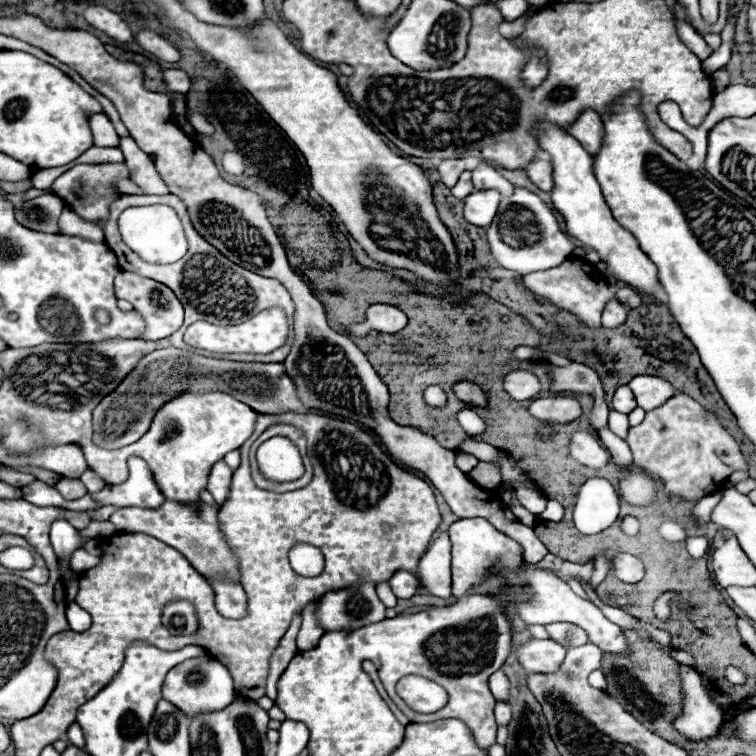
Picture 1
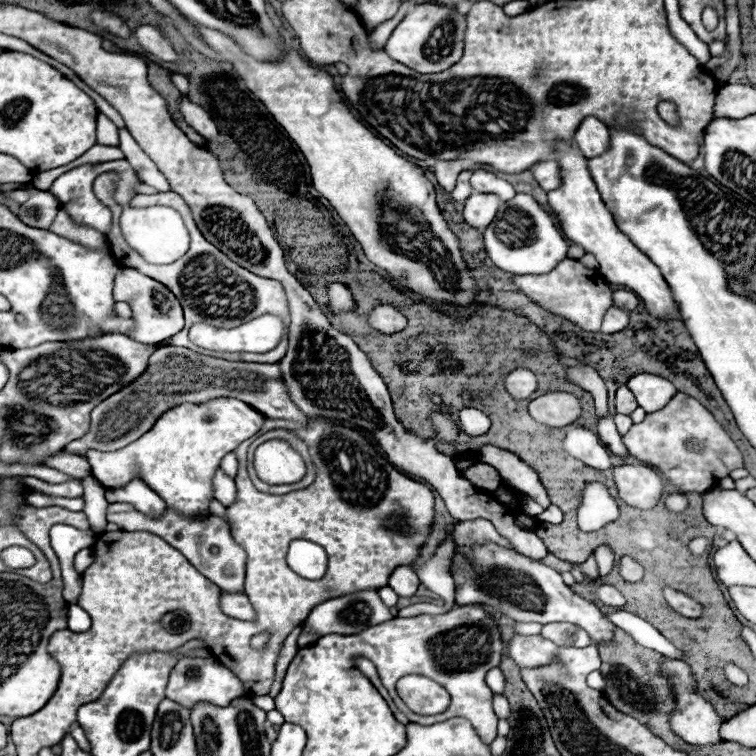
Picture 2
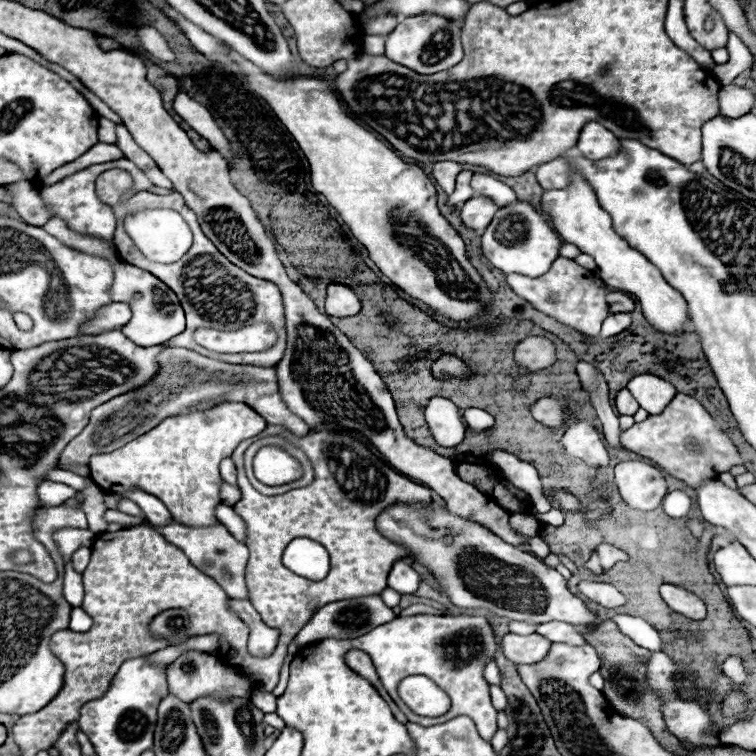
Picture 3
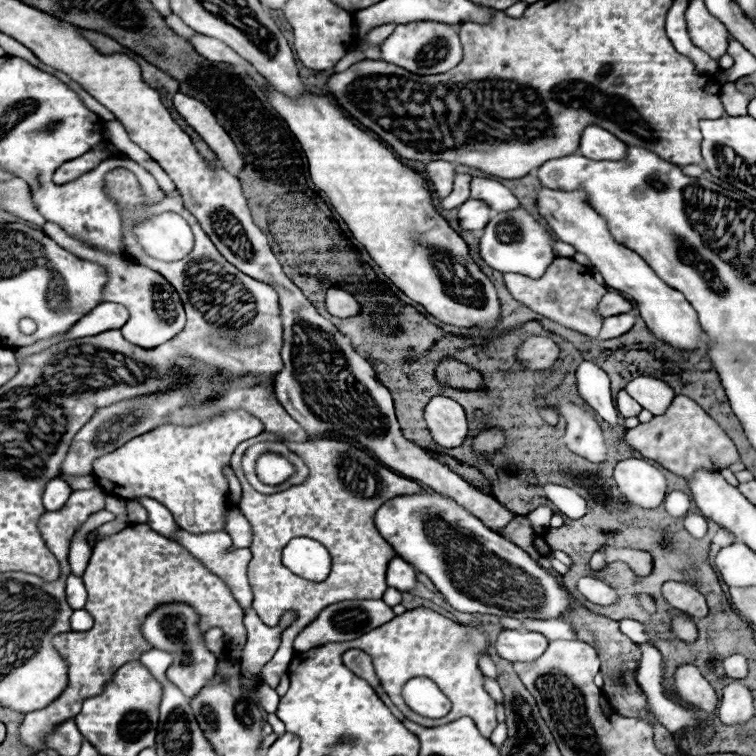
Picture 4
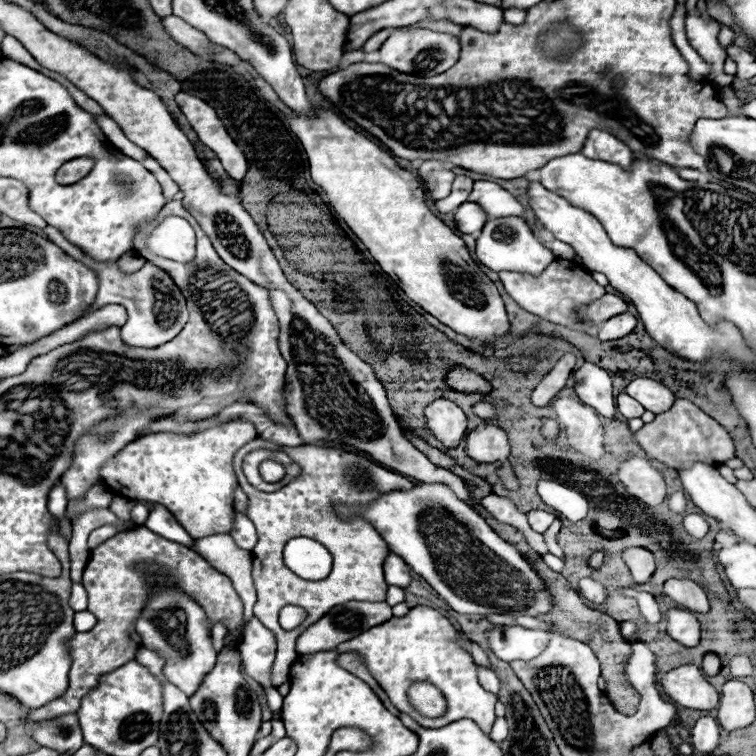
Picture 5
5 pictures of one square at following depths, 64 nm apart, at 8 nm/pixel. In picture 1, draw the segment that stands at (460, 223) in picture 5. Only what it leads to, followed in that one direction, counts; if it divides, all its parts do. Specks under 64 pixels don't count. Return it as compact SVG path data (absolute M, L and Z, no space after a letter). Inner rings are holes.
M476 190L464 200L464 218L474 226L488 228L490 220L496 216L500 200L502 196L498 190Z

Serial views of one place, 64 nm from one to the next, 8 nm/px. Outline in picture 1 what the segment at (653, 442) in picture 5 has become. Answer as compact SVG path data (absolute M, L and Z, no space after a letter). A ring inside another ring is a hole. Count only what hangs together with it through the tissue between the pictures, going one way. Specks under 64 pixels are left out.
M676 394L662 408L646 412L642 424L630 428L626 442L634 454L636 468L658 478L664 492L682 502L722 492L732 472L748 472L736 440L720 426L712 412L686 394Z

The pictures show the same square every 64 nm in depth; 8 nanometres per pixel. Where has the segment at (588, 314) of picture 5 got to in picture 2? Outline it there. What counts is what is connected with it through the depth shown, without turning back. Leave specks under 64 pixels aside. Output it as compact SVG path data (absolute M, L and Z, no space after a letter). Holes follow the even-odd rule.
M616 290L614 292L614 306L624 308L624 310L634 310L638 306L638 296L630 290Z

